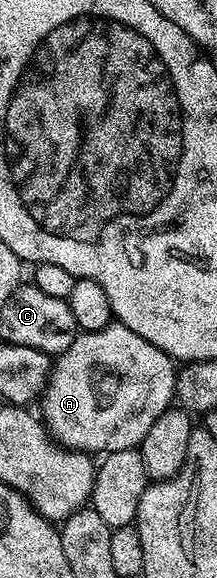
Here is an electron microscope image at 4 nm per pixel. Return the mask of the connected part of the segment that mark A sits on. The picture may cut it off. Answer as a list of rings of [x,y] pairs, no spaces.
[[[118,323],[106,325],[96,333],[80,332],[69,347],[54,358],[51,376],[41,393],[43,413],[41,420],[47,432],[64,449],[72,449],[88,455],[106,455],[134,449],[145,439],[149,427],[157,418],[172,408],[175,396],[176,362],[165,351],[153,347],[137,331]]]

